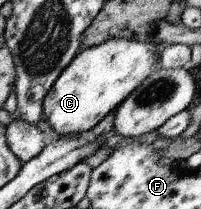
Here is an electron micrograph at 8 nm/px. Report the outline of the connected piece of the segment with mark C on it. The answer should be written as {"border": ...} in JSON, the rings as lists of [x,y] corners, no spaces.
{"border":[[[114,38],[103,44],[79,51],[63,69],[42,102],[49,126],[60,134],[90,134],[111,110],[119,107],[137,85],[158,66],[160,56],[153,54],[153,40],[138,41]]]}

